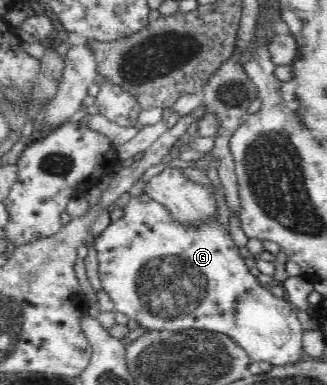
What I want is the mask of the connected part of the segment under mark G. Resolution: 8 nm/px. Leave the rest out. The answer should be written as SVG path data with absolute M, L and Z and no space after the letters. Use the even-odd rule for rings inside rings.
M145 193L132 196L123 210L123 216L111 222L94 241L99 260L98 275L104 291L114 303L114 311L124 313L149 330L193 328L225 334L239 344L253 362L285 367L303 359L304 330L297 312L286 297L273 295L249 272L250 268L239 254L240 248L217 218L200 224L183 224Z

